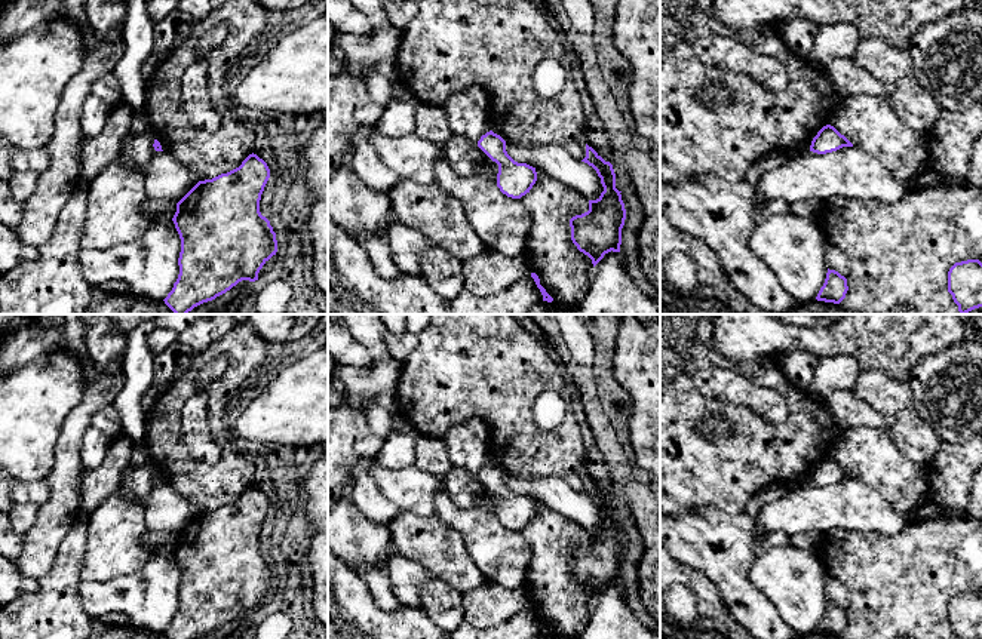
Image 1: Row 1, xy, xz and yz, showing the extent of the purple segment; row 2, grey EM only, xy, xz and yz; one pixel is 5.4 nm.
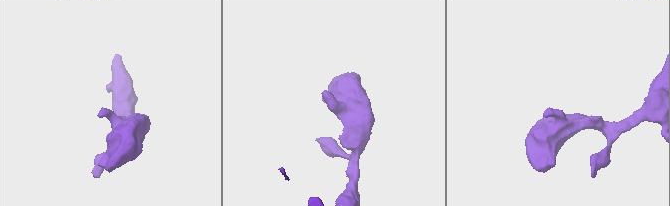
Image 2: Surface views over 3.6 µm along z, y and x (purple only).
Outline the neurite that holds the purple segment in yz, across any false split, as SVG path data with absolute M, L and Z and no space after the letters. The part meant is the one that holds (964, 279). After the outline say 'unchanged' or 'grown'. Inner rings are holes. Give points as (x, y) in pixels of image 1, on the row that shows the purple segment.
M979 259L955 262L948 271L948 292L960 314L982 307L982 262Z | unchanged

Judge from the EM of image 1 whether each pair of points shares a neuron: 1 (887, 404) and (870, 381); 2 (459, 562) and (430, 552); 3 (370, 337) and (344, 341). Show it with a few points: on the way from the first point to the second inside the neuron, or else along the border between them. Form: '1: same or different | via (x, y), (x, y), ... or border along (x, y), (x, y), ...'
1: same | via (886, 398), (875, 387)
2: same | via (451, 558), (438, 552)
3: different | border along (346, 329), (368, 352), (373, 361)

